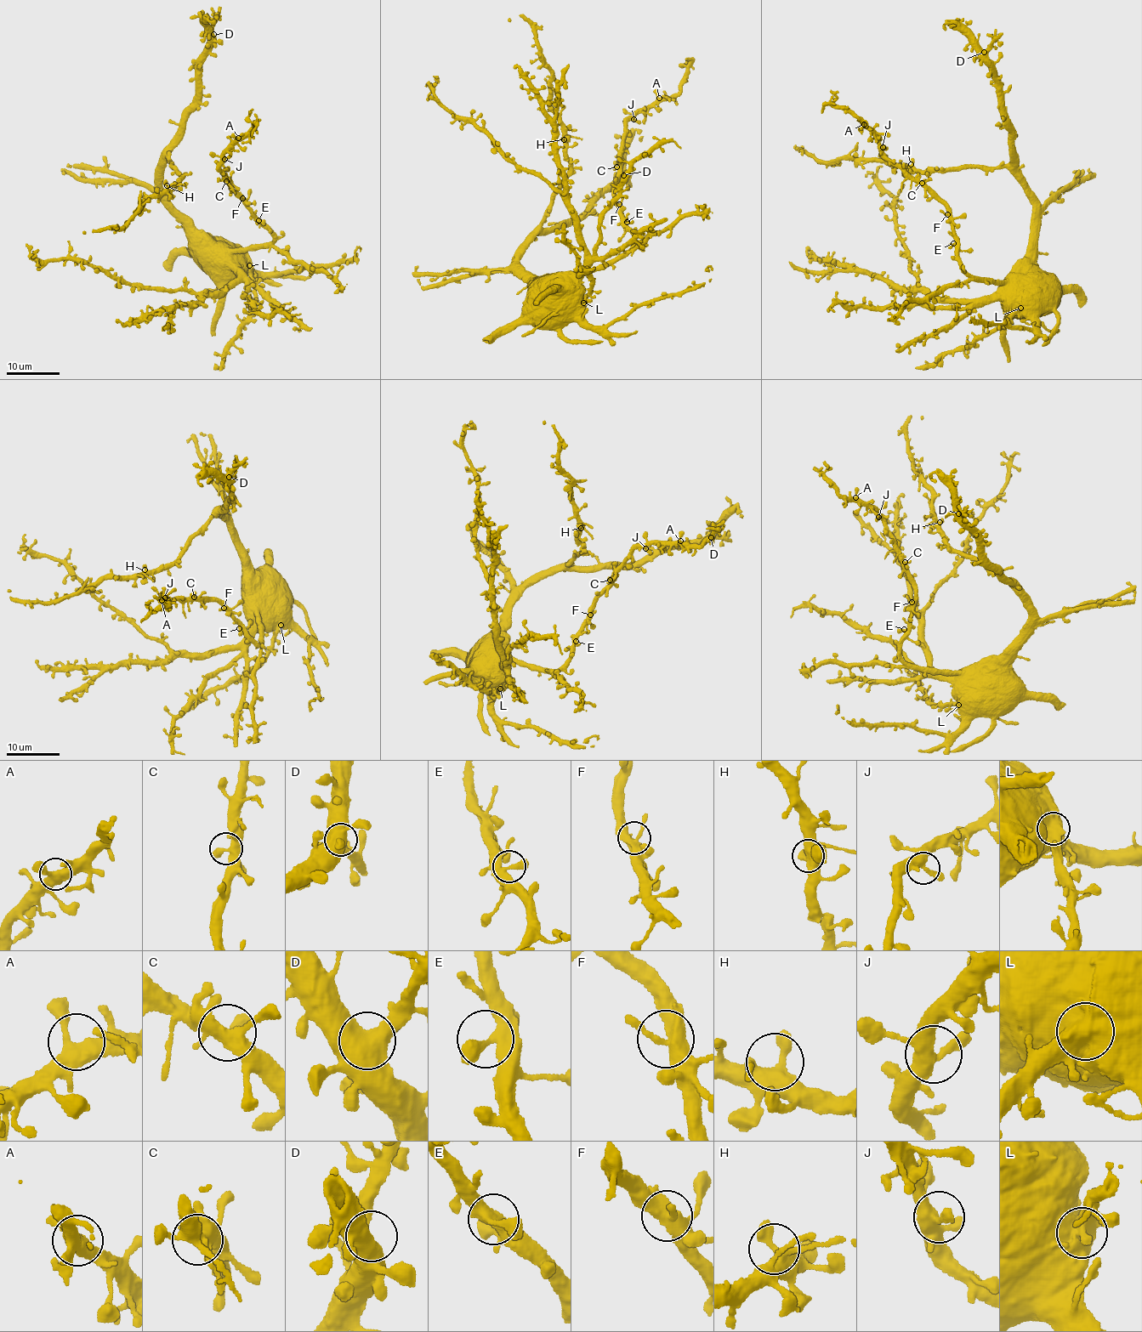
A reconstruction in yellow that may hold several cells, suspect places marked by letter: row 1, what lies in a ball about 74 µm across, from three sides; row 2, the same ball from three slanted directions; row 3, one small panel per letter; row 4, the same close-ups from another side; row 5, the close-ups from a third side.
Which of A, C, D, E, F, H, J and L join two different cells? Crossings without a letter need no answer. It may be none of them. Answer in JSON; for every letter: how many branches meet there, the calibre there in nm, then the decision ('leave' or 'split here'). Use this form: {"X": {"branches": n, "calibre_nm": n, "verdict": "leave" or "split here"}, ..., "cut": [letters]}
{"A": {"branches": 3, "calibre_nm": 440, "verdict": "leave"}, "C": {"branches": 3, "calibre_nm": 360, "verdict": "leave"}, "D": {"branches": 2, "calibre_nm": 600, "verdict": "leave"}, "E": {"branches": 3, "calibre_nm": 320, "verdict": "leave"}, "F": {"branches": 3, "calibre_nm": 440, "verdict": "leave"}, "H": {"branches": 3, "calibre_nm": 480, "verdict": "leave"}, "J": {"branches": 3, "calibre_nm": 380, "verdict": "leave"}, "L": {"branches": 1, "calibre_nm": 1200, "verdict": "split here"}, "cut": ["L"]}

